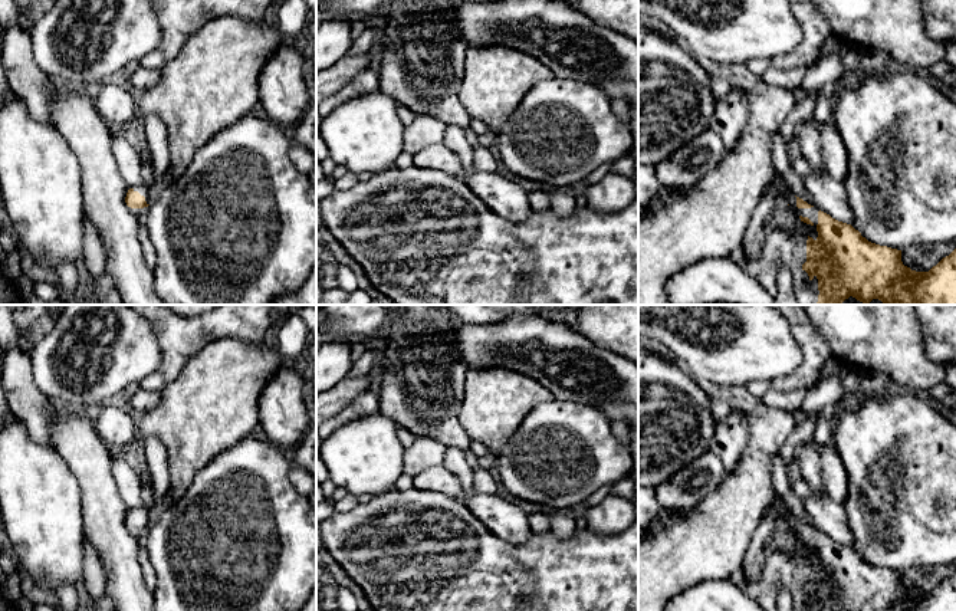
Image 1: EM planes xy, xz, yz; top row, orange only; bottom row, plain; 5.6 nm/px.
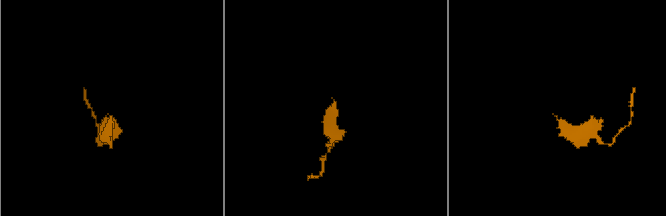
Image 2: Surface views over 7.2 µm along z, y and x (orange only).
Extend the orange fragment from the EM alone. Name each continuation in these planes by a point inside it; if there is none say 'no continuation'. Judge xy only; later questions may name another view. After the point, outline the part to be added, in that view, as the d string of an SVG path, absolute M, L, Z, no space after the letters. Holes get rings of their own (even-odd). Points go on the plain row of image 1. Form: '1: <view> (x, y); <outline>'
1: xy (143, 511); M144 503L141 506L138 506L137 509L134 509L134 513L138 513L141 518L144 518L147 526L150 526L154 520L150 509Z

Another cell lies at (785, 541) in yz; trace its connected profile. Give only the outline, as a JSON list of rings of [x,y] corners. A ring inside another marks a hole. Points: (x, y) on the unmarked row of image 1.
[[[781,526],[773,532],[772,551],[773,553],[786,555],[796,552],[799,556],[809,558],[814,548],[804,545],[792,528]]]

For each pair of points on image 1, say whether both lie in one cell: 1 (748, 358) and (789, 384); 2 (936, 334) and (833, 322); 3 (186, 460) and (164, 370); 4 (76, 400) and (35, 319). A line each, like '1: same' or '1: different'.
1: different
2: different
3: different
4: different

